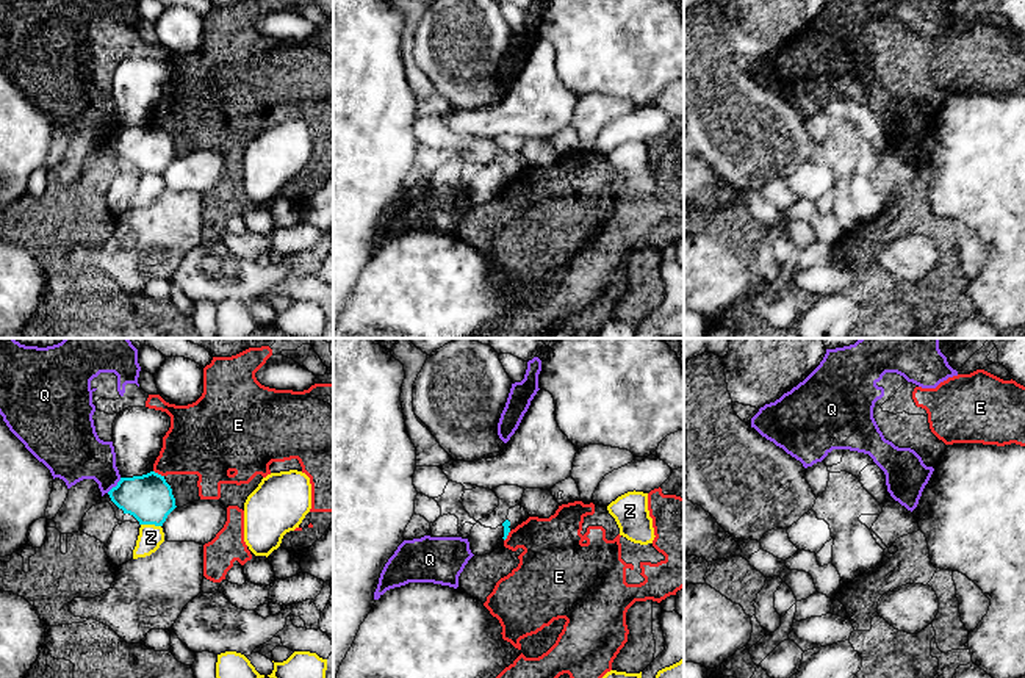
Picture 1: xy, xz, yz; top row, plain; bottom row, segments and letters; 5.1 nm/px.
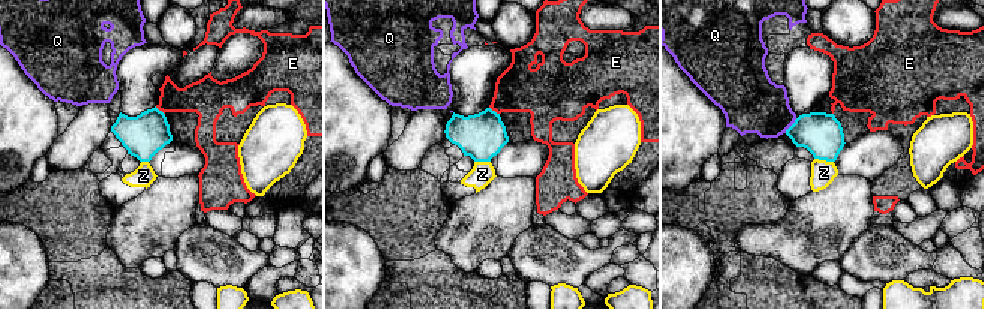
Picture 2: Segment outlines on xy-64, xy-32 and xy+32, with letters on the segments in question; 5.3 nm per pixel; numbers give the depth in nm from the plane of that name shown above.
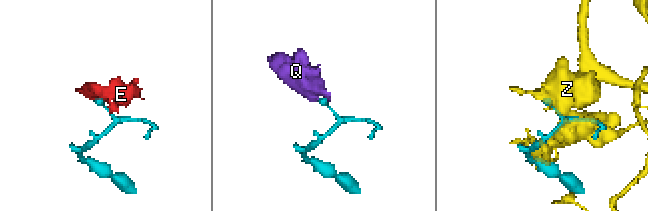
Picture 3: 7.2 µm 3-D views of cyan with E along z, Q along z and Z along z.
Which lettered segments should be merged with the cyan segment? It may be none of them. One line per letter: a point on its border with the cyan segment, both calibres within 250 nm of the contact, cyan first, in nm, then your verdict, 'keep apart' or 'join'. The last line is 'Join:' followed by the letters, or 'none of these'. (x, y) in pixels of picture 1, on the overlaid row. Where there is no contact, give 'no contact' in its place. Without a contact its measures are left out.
E: xy (157, 473) | 240/300 nm | keep apart
Q: xy (116, 486) | 240/260 nm | keep apart
Z: xy (151, 523) | 240/120 nm | keep apart
Join: none of these

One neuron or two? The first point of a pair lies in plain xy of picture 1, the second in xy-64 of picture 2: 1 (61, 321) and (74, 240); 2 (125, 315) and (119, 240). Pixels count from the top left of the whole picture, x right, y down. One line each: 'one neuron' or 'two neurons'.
1: one neuron
2: two neurons

